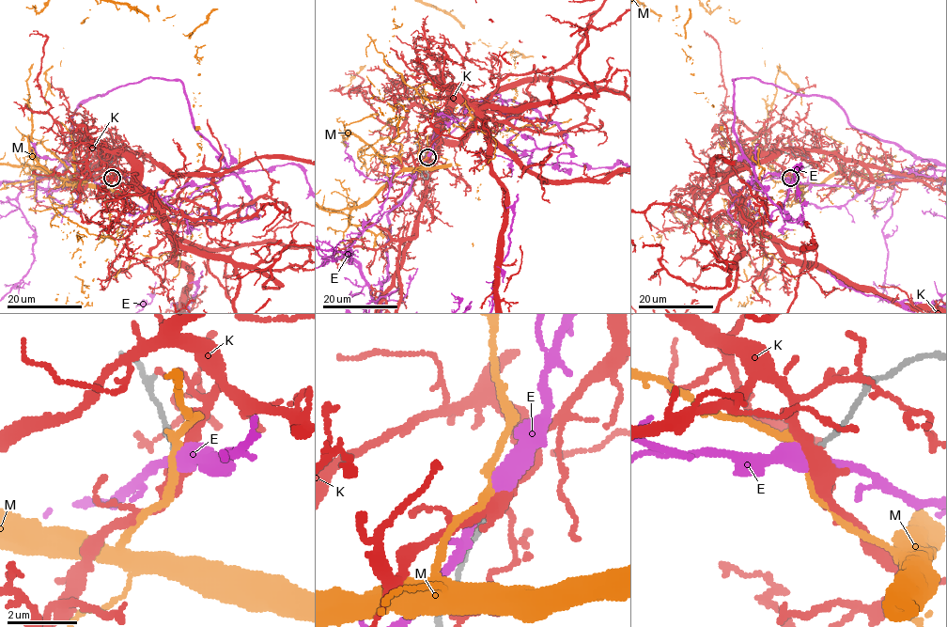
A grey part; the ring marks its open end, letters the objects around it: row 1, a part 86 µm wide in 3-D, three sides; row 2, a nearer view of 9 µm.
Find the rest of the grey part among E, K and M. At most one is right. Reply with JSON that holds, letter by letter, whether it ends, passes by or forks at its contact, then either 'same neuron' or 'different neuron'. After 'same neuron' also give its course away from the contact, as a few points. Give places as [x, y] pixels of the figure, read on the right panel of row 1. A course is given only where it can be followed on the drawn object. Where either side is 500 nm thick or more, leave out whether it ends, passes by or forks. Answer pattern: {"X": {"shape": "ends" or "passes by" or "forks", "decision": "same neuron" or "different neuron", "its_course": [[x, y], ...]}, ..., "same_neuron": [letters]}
{"E": {"shape": "passes by", "decision": "different neuron"}, "K": {"shape": "passes by", "decision": "different neuron"}, "M": {"shape": "passes by", "decision": "different neuron"}, "same_neuron": []}

